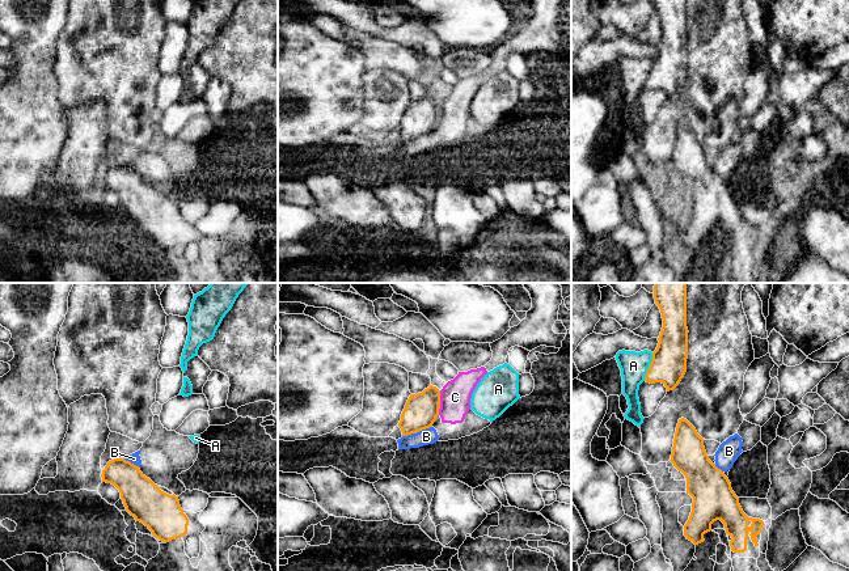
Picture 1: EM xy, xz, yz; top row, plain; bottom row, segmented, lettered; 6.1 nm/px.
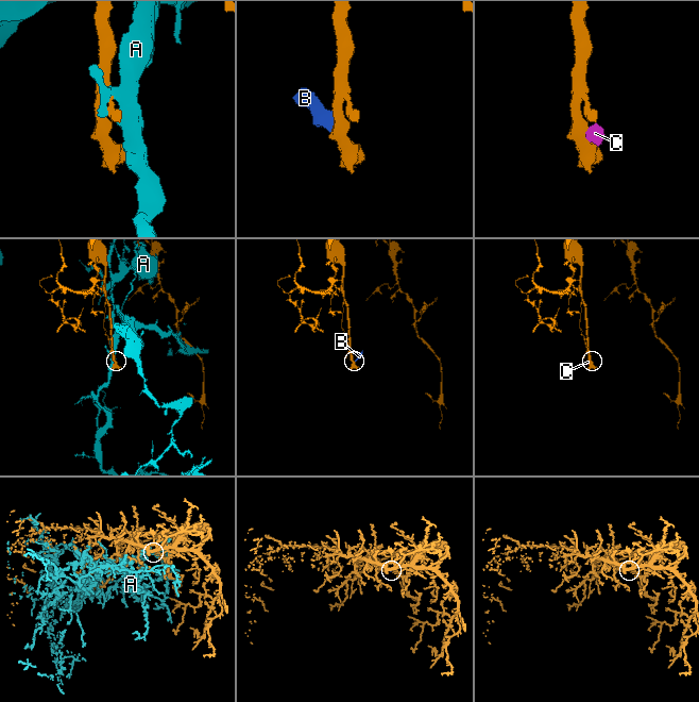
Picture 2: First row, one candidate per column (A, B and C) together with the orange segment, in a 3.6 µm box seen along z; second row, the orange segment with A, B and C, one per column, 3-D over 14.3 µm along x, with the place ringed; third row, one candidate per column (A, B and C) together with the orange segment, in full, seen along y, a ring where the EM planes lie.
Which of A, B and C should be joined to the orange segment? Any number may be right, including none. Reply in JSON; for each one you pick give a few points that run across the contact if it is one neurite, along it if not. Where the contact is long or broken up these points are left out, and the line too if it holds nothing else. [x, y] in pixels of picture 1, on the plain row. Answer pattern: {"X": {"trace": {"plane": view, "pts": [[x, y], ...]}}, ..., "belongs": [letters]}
{"belongs": []}

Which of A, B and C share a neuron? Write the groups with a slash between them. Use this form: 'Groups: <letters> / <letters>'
Groups: A / B C

